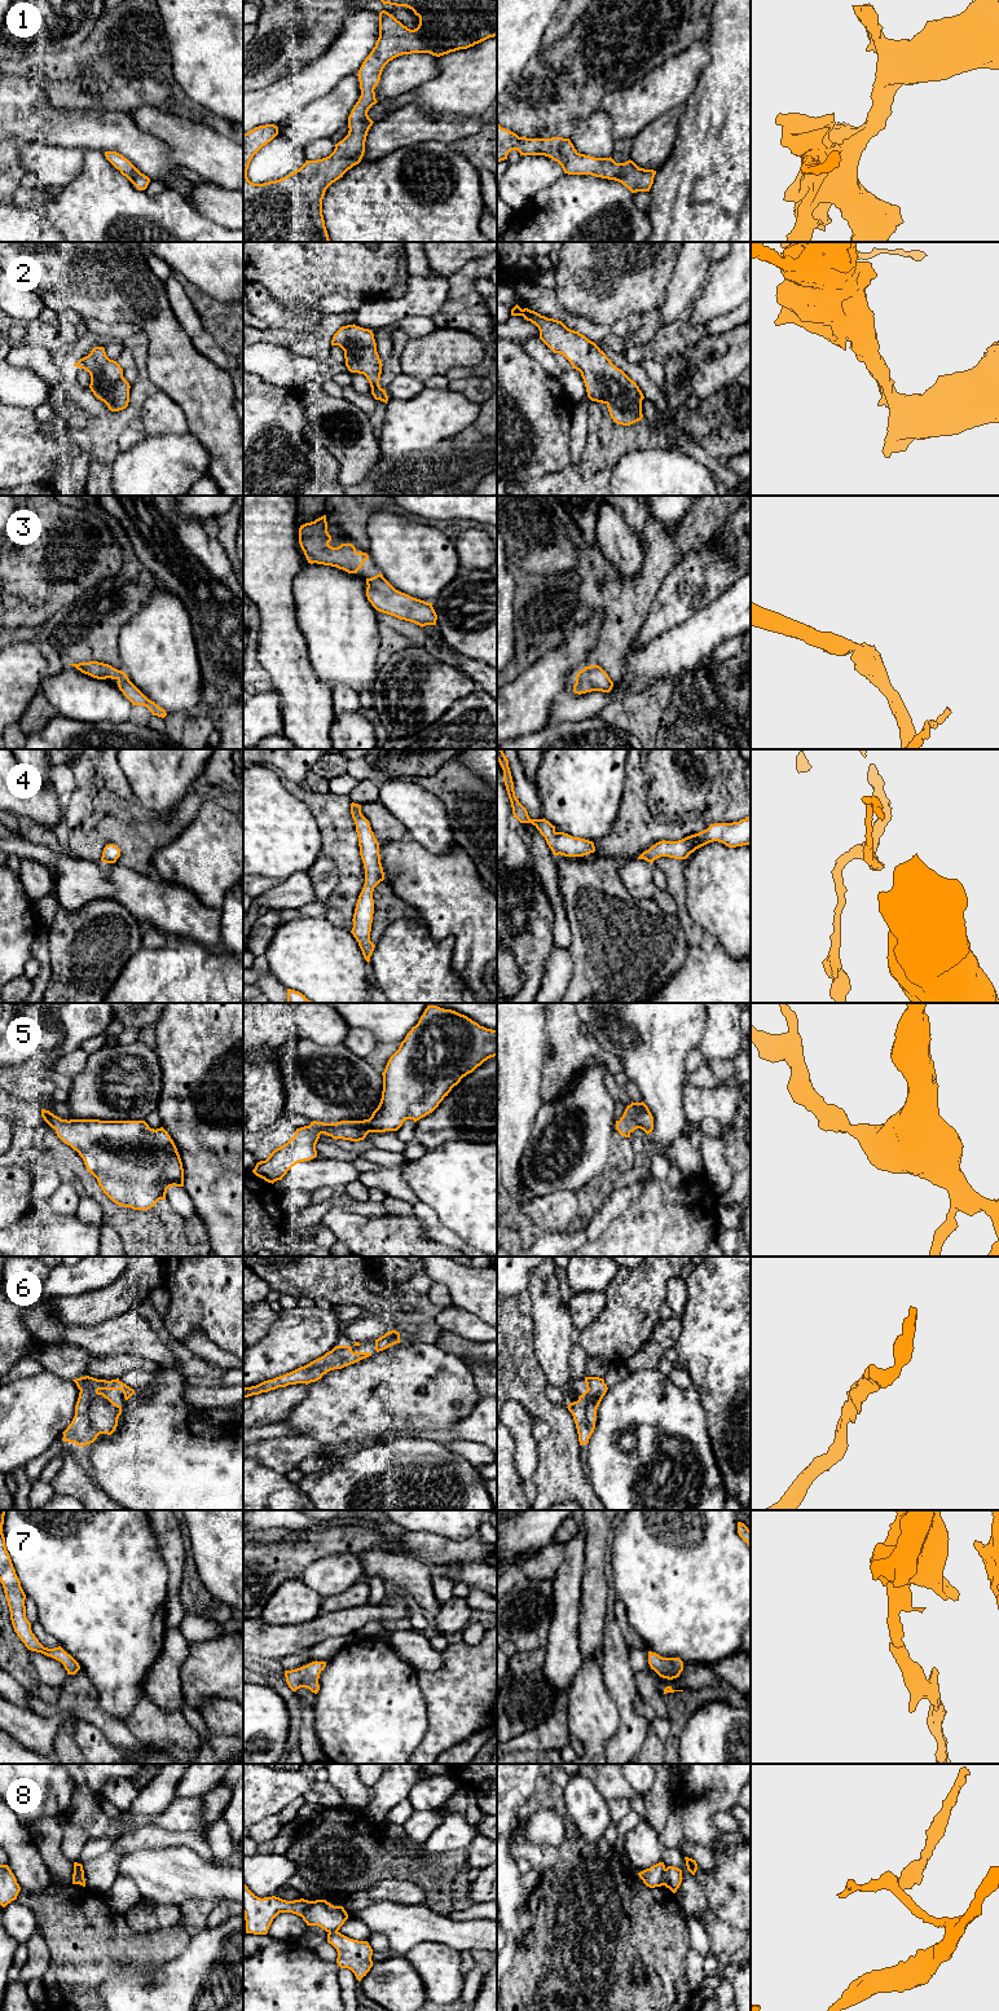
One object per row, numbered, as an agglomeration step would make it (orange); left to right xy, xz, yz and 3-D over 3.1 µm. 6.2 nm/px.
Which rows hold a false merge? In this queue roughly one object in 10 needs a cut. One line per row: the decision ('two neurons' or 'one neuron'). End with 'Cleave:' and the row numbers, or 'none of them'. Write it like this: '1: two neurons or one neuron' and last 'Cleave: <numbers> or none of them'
1: one neuron
2: one neuron
3: one neuron
4: one neuron
5: one neuron
6: one neuron
7: one neuron
8: two neurons
Cleave: 8

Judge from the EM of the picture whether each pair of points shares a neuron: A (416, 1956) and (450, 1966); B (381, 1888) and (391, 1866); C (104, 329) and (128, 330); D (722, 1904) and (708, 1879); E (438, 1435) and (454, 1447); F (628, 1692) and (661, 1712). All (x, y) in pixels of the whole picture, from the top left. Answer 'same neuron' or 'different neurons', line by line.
A: same neuron
B: different neurons
C: same neuron
D: same neuron
E: different neurons
F: different neurons

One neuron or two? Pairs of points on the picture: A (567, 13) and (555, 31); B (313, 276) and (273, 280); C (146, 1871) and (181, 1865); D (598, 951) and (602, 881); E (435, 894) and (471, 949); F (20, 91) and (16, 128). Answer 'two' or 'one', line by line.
A: one
B: one
C: one
D: one
E: one
F: one

